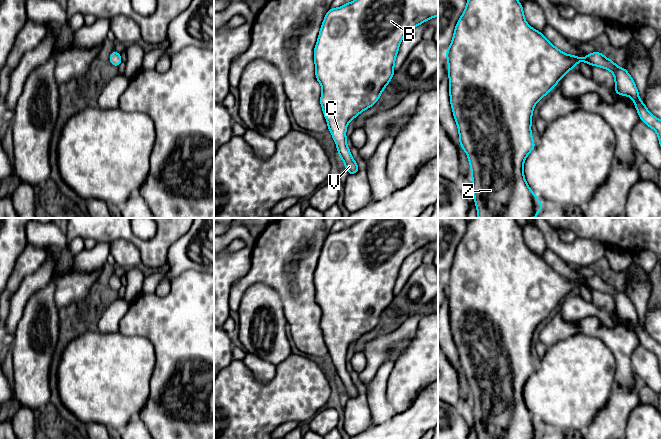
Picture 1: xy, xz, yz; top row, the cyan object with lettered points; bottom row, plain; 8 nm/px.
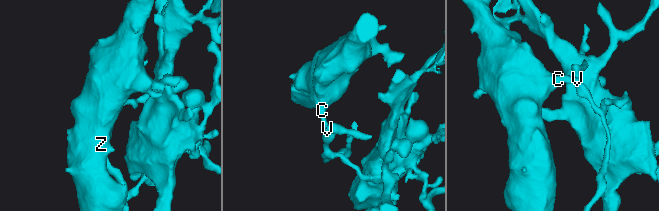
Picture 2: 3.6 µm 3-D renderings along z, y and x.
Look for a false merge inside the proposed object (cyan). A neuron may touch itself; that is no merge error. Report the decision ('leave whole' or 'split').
split

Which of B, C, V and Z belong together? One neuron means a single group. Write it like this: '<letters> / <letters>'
B C Z / V

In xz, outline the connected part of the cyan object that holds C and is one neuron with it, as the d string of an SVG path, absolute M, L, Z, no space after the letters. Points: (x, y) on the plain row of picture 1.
M362 218L325 239L314 272L315 300L322 311L320 328L328 355L338 372L345 370L348 347L379 323L395 295L394 287L403 261L416 250L438 240L438 218Z

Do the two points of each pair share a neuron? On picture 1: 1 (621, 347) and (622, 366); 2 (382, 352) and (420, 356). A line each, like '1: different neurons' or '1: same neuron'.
1: same neuron
2: different neurons

